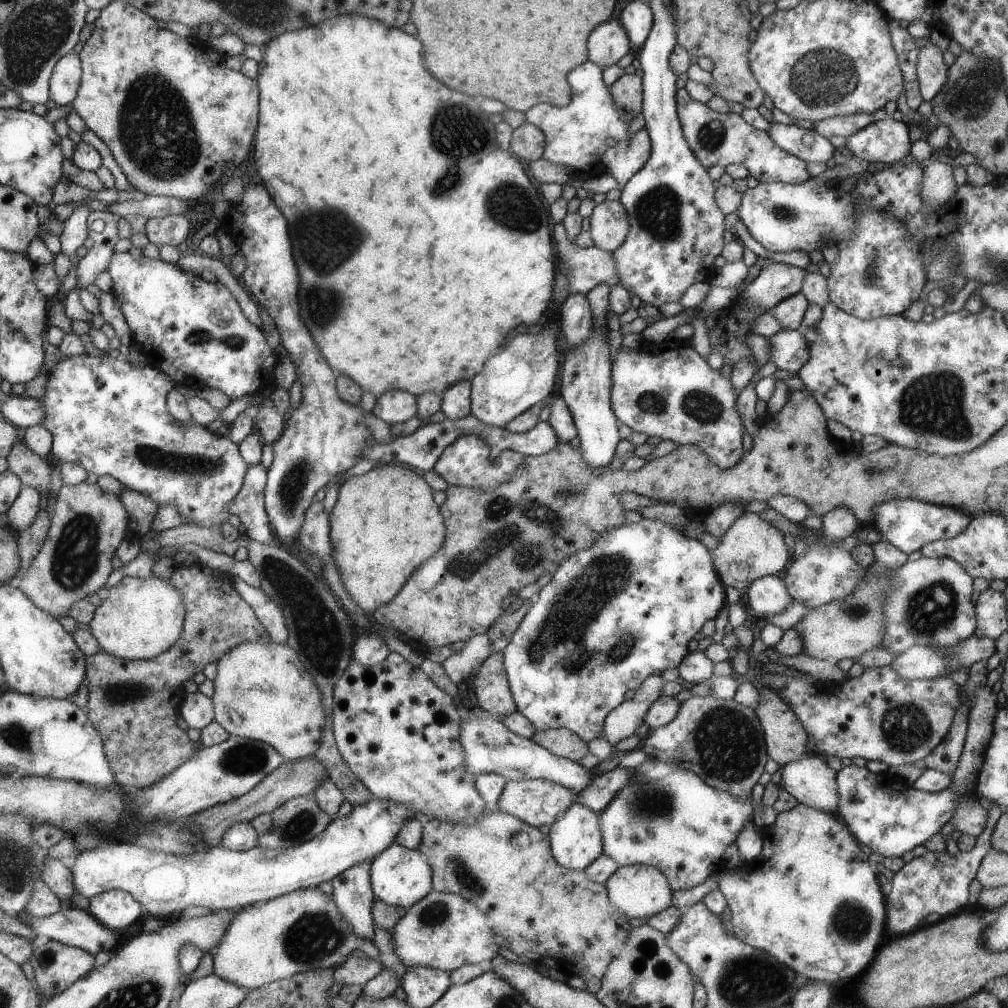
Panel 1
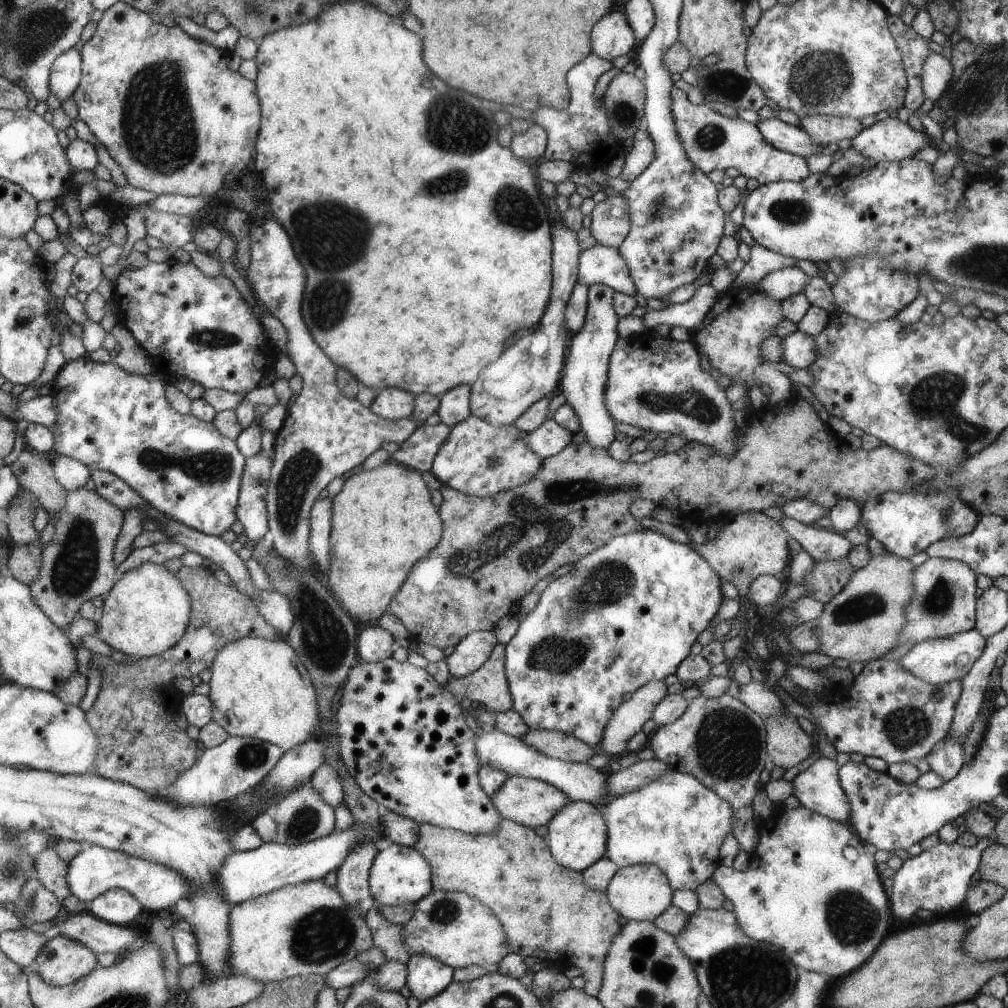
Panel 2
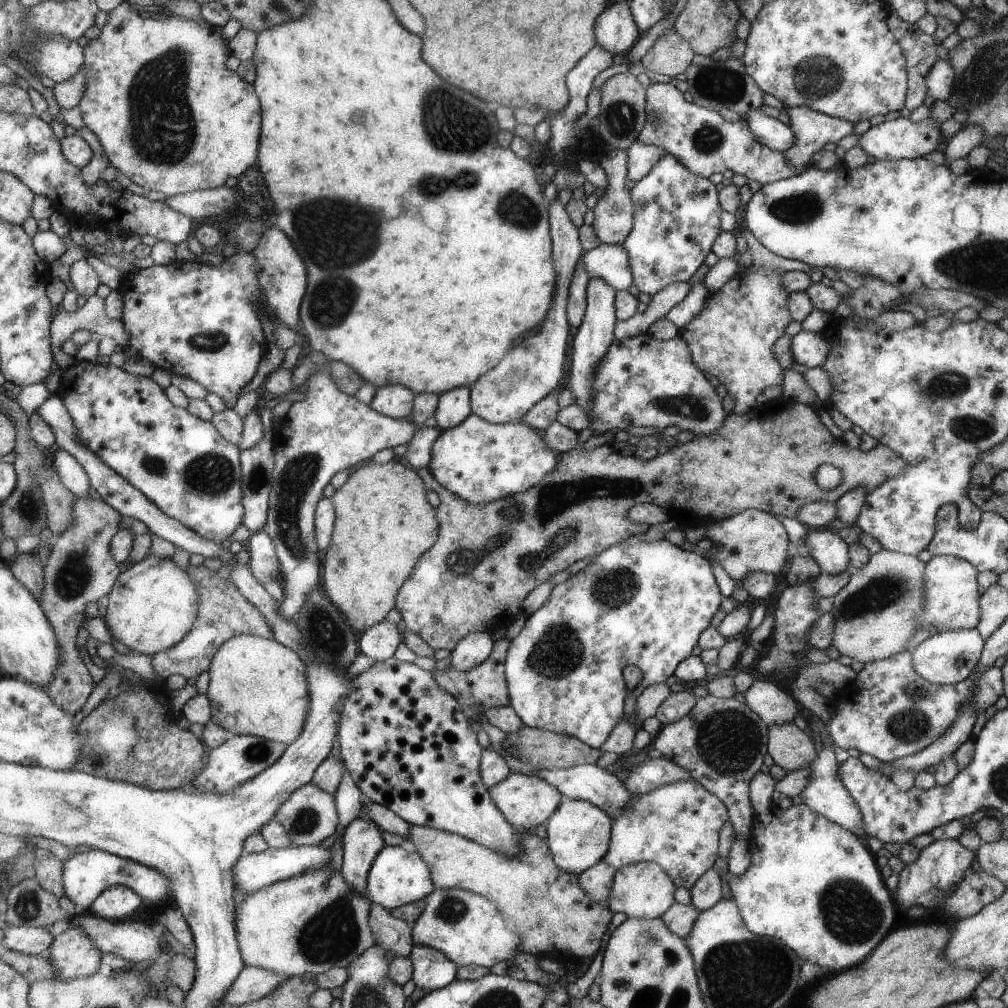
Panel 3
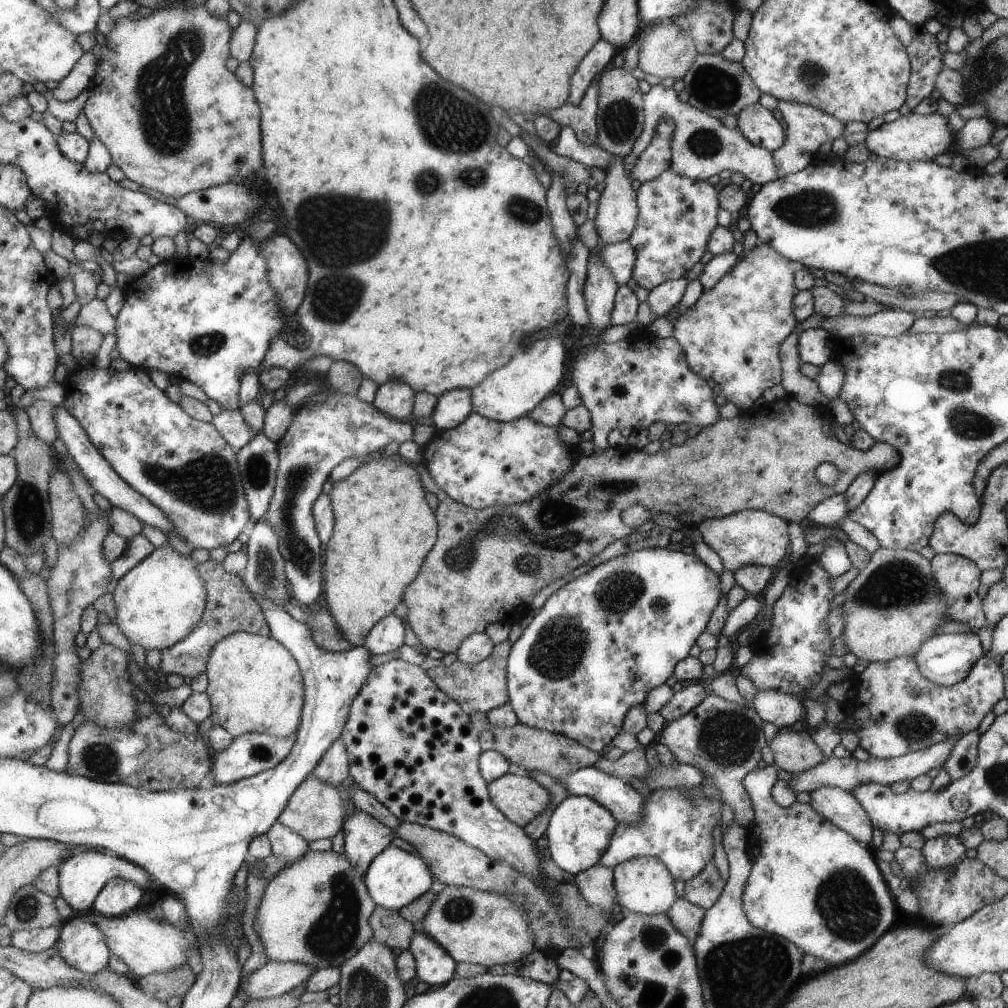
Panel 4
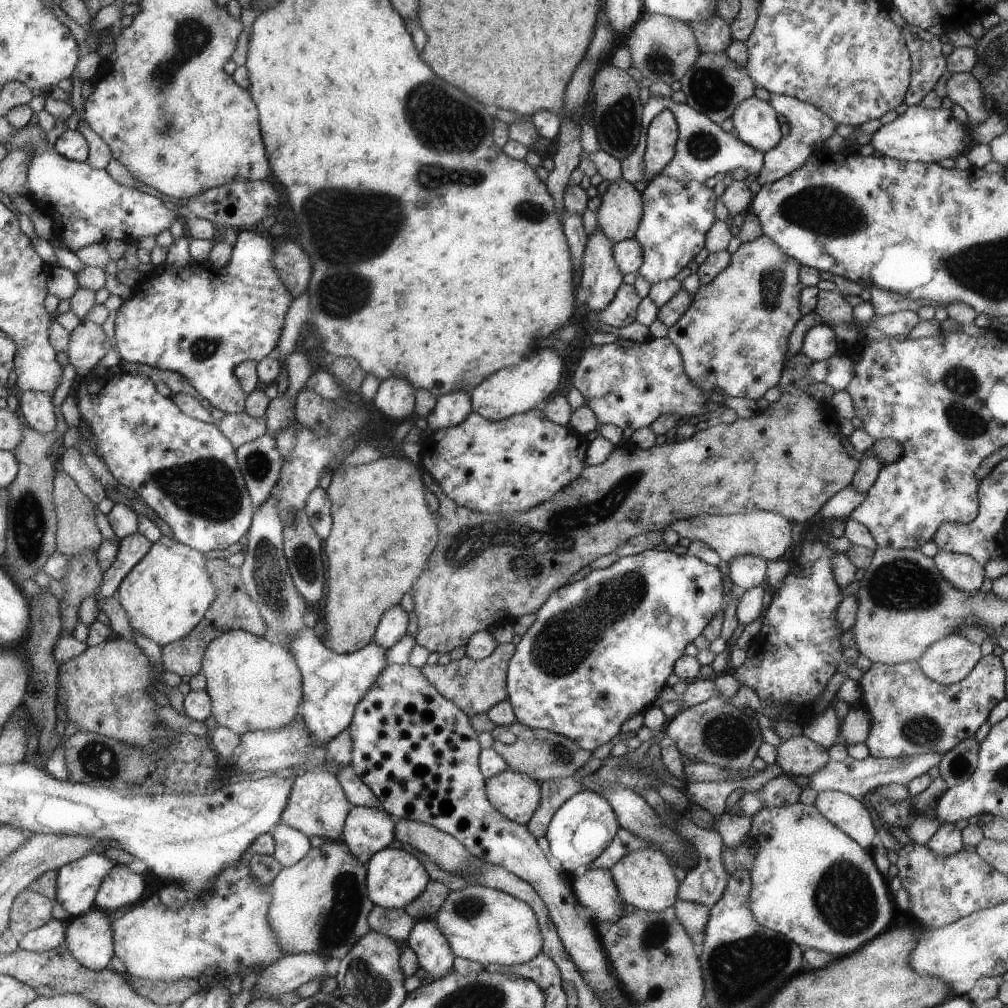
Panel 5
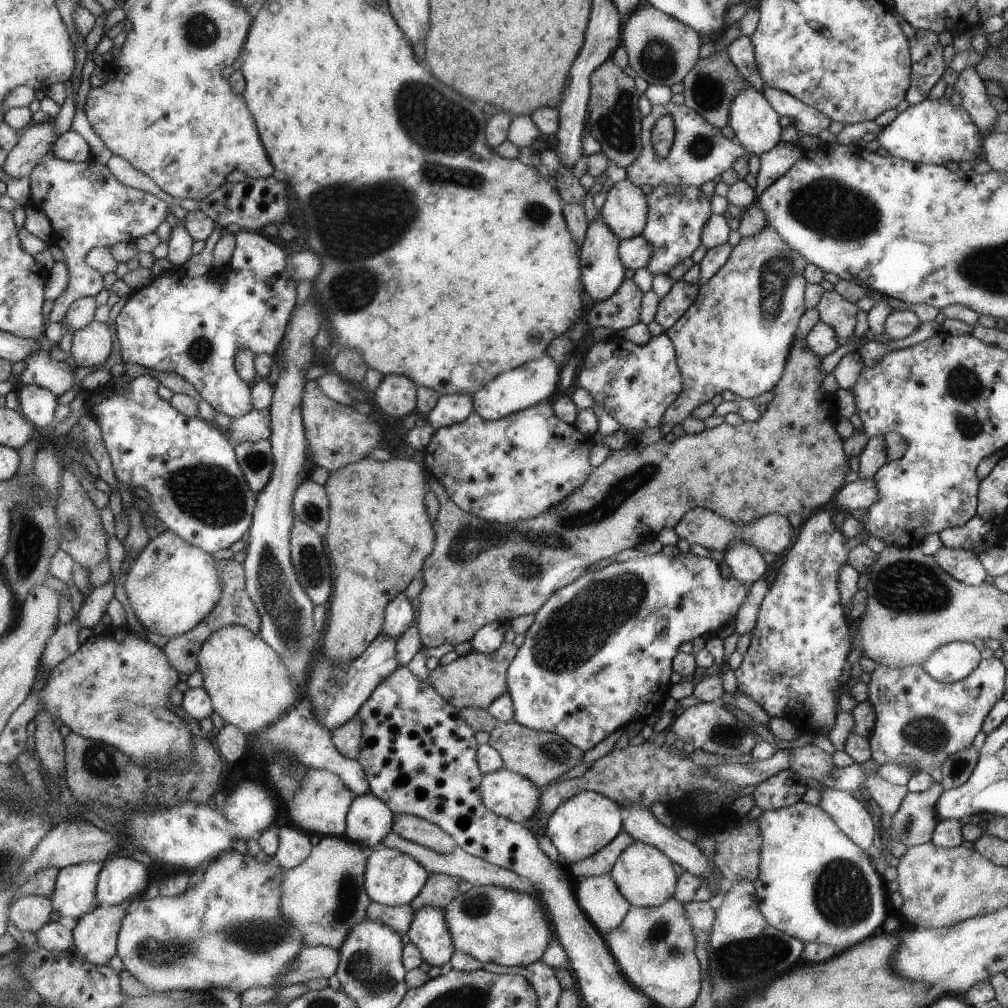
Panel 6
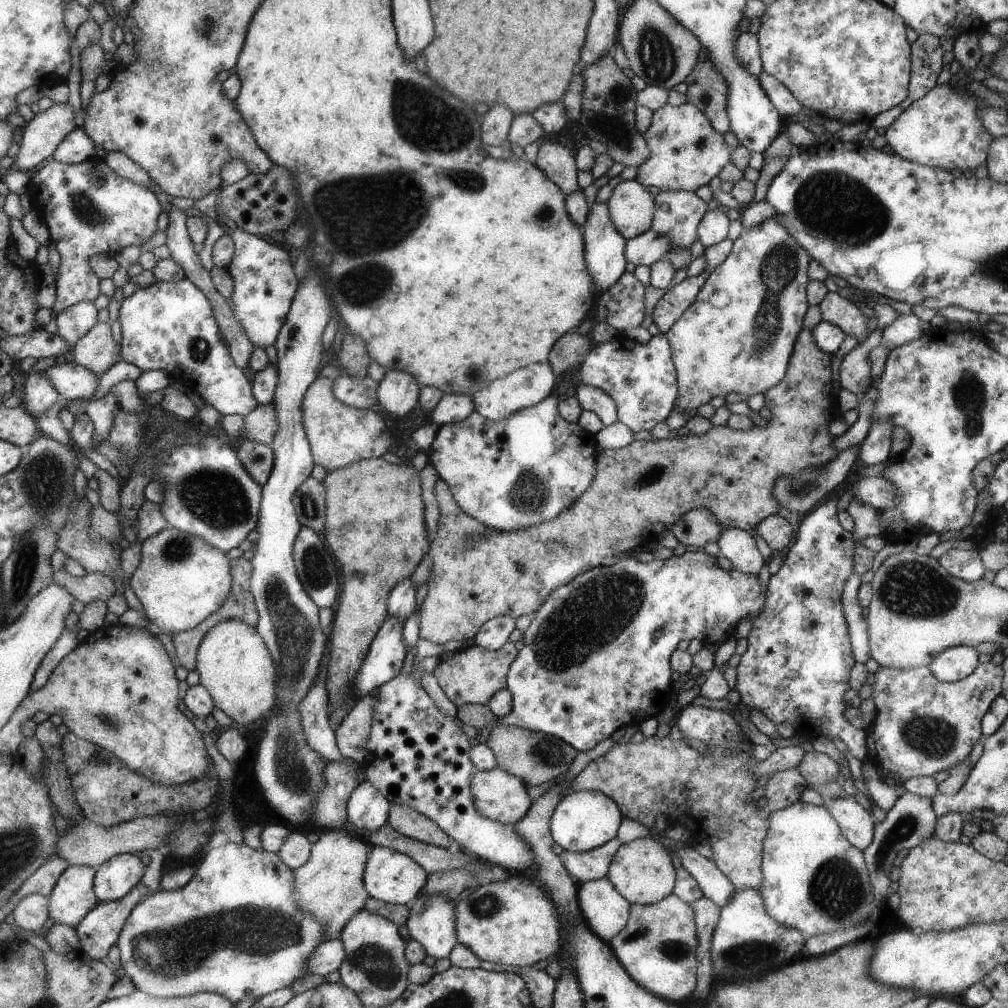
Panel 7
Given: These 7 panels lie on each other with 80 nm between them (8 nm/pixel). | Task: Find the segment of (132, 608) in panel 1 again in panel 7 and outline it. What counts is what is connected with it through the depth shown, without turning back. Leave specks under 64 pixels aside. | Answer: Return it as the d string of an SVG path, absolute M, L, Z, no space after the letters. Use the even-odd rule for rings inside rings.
M166 526L142 544L140 564L130 578L137 600L141 600L144 616L171 636L197 628L225 604L231 595L231 560L221 550L209 546L203 538Z

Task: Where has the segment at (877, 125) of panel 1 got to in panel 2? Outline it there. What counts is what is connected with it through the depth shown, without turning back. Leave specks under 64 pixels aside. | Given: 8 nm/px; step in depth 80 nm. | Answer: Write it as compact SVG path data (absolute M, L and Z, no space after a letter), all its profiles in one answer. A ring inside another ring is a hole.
M886 117L861 129L851 139L851 147L878 163L912 157L917 150L929 145L930 140L923 130L913 130L897 117Z

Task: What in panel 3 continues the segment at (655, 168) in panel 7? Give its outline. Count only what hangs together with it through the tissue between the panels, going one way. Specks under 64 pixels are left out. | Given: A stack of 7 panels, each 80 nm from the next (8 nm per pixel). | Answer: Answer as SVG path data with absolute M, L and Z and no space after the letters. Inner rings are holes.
M654 83L646 88L646 119L636 140L644 145L660 145L693 174L709 178L714 172L731 170L761 185L789 178L803 169L795 169L780 152L763 146L754 139L743 118L727 122L719 113L698 107L683 99L671 83Z

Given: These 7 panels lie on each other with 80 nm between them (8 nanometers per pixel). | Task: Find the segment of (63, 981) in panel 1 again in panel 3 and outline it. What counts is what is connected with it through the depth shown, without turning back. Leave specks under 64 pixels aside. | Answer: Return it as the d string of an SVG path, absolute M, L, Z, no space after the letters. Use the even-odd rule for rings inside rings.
M67 926L47 950L56 966L57 980L84 979L99 972L102 950L81 927Z

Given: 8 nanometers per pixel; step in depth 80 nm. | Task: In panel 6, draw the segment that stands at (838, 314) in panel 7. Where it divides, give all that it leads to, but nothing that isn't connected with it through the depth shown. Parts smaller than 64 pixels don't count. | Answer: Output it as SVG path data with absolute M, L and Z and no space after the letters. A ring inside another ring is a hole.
M824 291L815 308L819 321L835 330L839 345L849 343L853 338L855 316L859 311L856 306L851 302L847 303L837 292Z

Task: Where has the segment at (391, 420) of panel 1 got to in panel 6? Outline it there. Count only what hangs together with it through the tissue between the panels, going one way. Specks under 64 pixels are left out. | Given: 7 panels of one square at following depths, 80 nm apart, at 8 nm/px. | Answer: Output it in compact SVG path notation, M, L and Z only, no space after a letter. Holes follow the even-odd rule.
M403 375L383 376L381 383L371 393L370 402L381 412L393 418L405 417L415 412L417 406L417 386Z

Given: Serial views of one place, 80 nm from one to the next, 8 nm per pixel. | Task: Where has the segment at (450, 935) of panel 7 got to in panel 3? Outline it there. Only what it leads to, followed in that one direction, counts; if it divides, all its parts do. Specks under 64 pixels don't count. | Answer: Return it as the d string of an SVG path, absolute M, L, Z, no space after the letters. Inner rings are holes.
M413 943L408 956L414 986L425 993L441 988L456 978L456 964L434 948Z

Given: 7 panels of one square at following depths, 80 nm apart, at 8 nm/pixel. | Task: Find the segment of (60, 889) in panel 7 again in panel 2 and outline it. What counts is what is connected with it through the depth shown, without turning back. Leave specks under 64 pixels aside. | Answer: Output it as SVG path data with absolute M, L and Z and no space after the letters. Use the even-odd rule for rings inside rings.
M95 844L73 858L69 863L67 878L72 894L87 904L108 890L120 888L130 890L145 909L162 917L167 916L167 911L173 912L173 906L179 898L186 902L194 893L190 882L171 867Z

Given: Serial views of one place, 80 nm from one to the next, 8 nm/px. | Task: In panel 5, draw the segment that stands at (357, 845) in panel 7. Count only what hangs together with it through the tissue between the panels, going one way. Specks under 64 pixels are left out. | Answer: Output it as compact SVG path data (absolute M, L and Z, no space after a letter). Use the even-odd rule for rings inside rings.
M326 840L321 846L310 848L295 864L277 872L270 882L270 889L271 902L266 917L283 955L317 953L340 959L369 930L366 916L374 903L366 893L366 867L341 842Z

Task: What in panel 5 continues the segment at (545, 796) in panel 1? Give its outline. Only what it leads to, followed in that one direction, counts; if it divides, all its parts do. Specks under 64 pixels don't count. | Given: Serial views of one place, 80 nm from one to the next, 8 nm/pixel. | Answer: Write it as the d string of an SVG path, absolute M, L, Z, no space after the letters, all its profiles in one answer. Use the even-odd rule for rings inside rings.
M509 768L485 781L487 798L496 811L520 825L530 820L542 798L541 783Z

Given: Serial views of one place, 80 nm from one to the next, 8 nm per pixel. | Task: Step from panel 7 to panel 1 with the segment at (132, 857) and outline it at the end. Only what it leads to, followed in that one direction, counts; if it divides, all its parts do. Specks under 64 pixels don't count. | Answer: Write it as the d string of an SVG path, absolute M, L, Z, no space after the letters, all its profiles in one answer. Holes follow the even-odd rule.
M113 889L91 899L89 912L113 930L125 930L146 913L142 903L130 892Z

